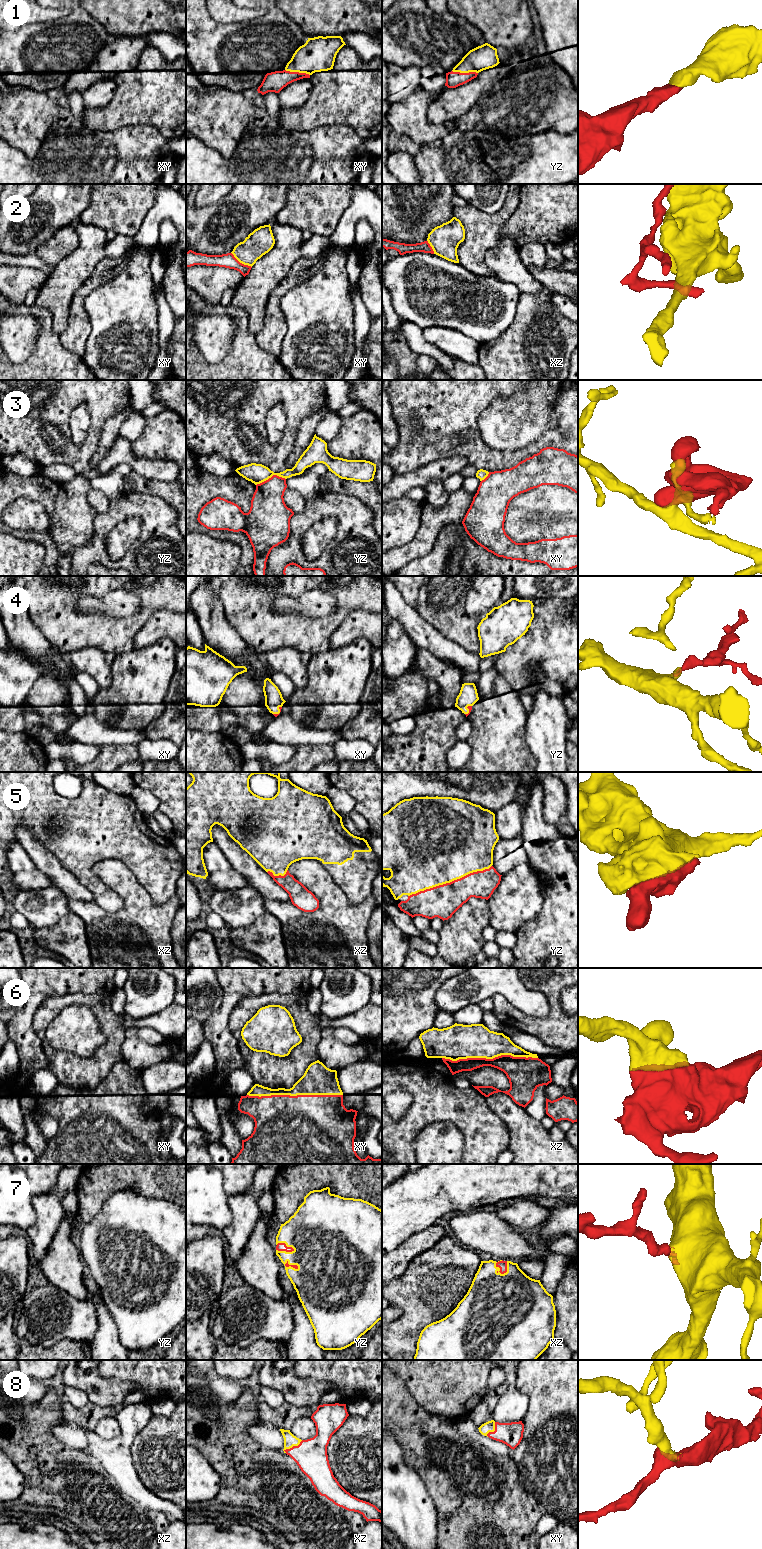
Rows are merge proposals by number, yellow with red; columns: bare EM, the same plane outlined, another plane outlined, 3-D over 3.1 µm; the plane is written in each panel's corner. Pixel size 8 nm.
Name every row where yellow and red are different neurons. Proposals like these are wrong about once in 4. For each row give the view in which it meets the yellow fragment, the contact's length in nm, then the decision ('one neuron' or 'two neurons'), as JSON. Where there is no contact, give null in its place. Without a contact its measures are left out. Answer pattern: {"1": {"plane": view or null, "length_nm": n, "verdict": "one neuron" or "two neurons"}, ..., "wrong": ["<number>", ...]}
{"1": {"plane": "yz", "length_nm": 200, "verdict": "one neuron"}, "2": {"plane": "xy", "length_nm": 200, "verdict": "two neurons"}, "3": {"plane": "yz", "length_nm": 240, "verdict": "two neurons"}, "4": {"plane": "xy", "length_nm": 100, "verdict": "one neuron"}, "5": {"plane": "yz", "length_nm": 700, "verdict": "one neuron"}, "6": {"plane": "xy", "length_nm": 750, "verdict": "one neuron"}, "7": {"plane": "yz", "length_nm": 160, "verdict": "one neuron"}, "8": {"plane": "xz", "length_nm": 180, "verdict": "one neuron"}, "wrong": ["2", "3"]}

